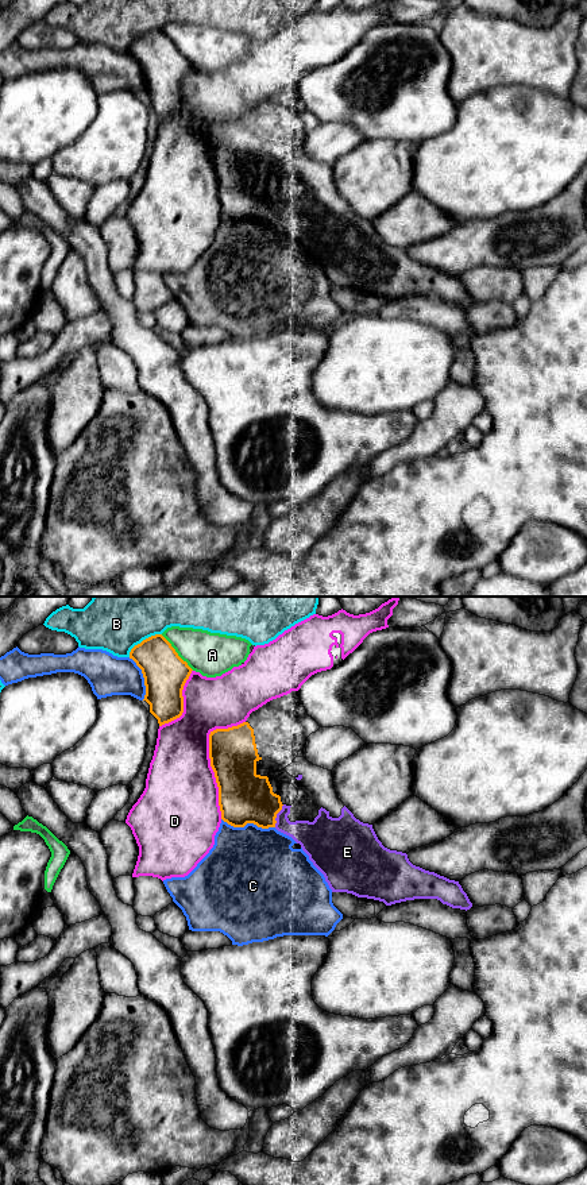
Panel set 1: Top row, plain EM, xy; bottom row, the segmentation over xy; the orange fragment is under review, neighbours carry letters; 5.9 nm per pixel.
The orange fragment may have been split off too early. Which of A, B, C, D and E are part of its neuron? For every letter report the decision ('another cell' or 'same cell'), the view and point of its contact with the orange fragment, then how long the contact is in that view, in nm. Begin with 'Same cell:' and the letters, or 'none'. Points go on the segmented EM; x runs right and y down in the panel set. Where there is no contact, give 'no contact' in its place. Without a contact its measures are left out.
Same cell: E
A: another cell; meets orange in xy at (176, 652); contact 300 nm long
B: another cell; meets orange in xy at (143, 640); contact 240 nm long
C: another cell; meets orange in xy at (248, 822); contact 320 nm long
D: another cell; meets orange in xy at (209, 757); contact 600 nm long
E: same cell; meets orange in xy at (275, 815); contact 150 nm long

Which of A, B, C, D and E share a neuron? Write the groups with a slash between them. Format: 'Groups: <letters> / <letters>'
Groups: A / B / C / D / E

